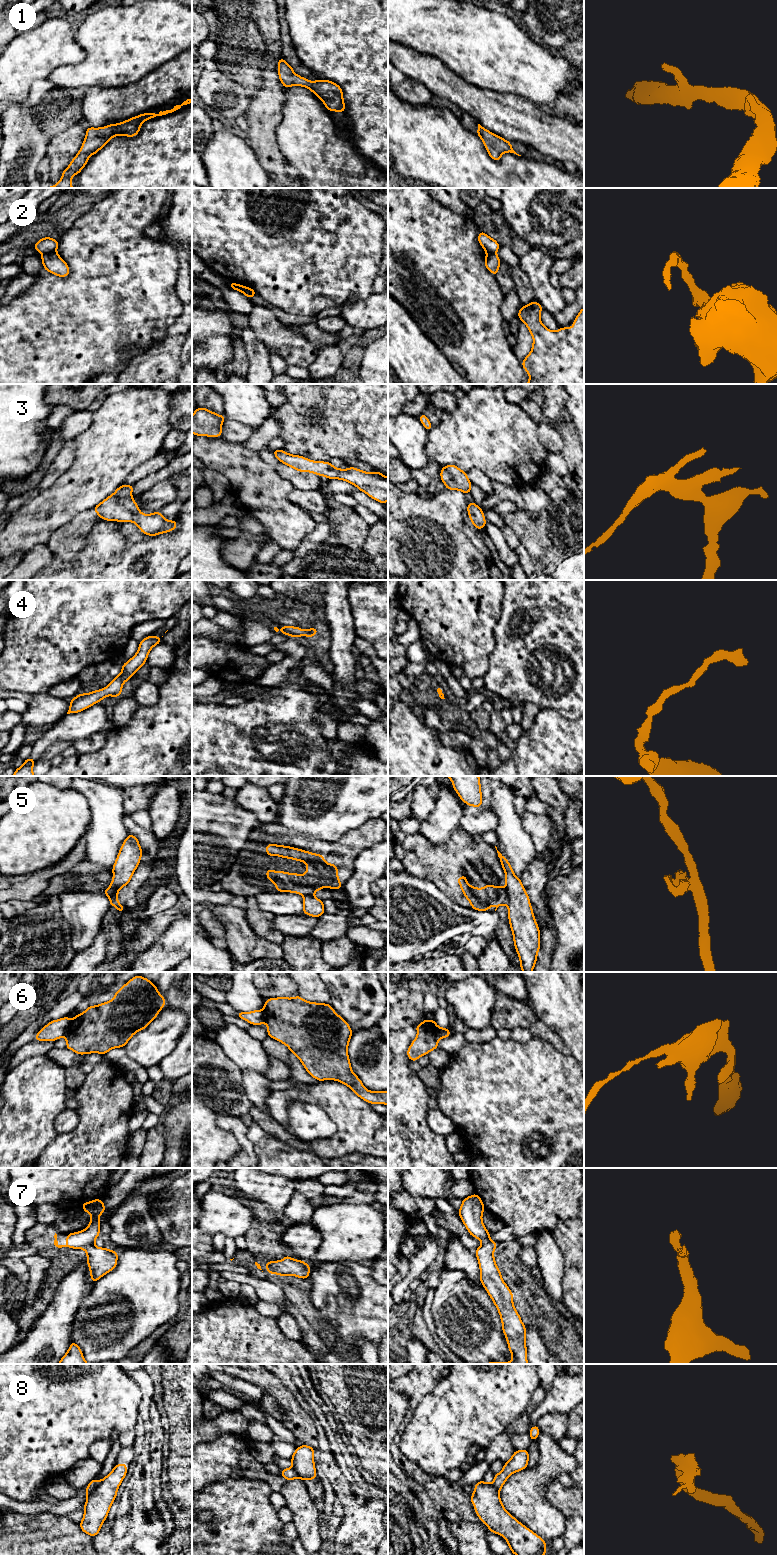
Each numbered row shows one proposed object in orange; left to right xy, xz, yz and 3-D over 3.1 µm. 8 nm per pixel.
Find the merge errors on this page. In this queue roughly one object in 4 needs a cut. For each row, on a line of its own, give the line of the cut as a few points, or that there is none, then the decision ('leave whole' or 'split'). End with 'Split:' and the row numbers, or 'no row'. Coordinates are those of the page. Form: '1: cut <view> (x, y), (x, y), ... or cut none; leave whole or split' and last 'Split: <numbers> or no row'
1: cut none; leave whole
2: cut xy (55, 251), (43, 254); split
3: cut none; leave whole
4: cut none; leave whole
5: cut yz (505, 888), (506, 903); split
6: cut xy (71, 1020), (70, 1027), (64, 1035); split
7: cut none; leave whole
8: cut xy (101, 1481), (87, 1496); split
Split: 2, 5, 6, 8

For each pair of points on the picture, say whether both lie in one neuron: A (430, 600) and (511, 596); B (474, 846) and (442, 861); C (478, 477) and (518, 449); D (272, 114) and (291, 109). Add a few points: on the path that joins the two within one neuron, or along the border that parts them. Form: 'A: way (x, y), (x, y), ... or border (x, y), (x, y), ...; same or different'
A: border (504, 590), (498, 619); different
B: way (474, 859), (474, 866), (467, 873), (455, 873); same
C: border (466, 472), (478, 468), (491, 481); different
D: border (284, 89), (282, 120), (276, 128), (276, 135); different

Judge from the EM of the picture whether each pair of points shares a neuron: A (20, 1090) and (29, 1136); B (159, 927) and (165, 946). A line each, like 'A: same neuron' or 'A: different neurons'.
A: same neuron
B: different neurons

